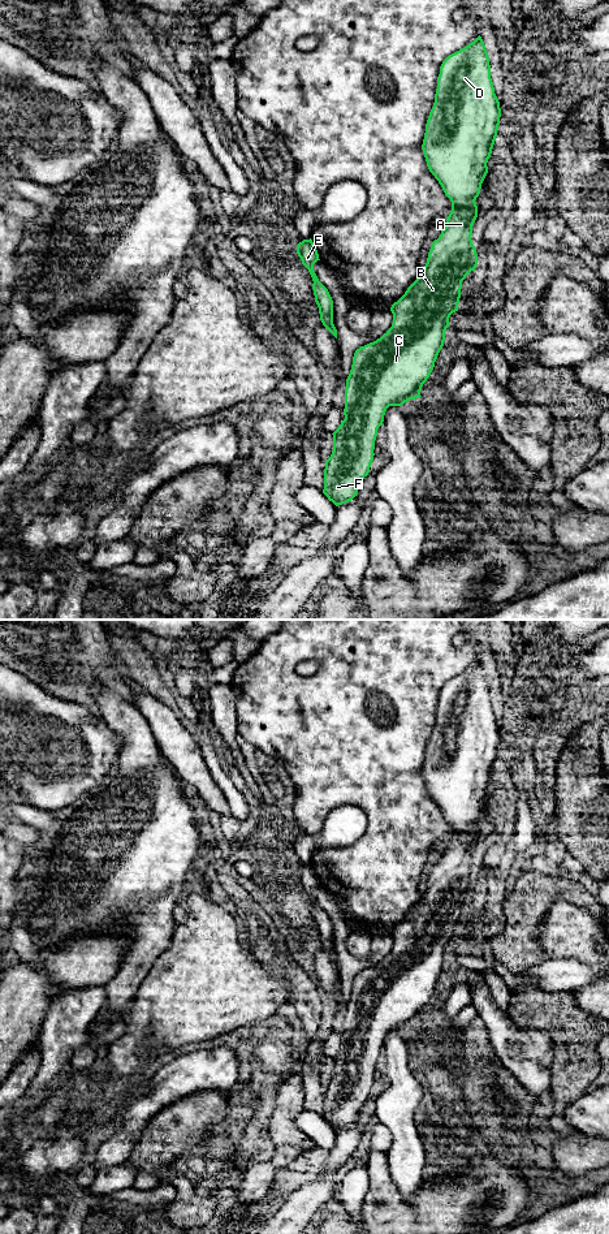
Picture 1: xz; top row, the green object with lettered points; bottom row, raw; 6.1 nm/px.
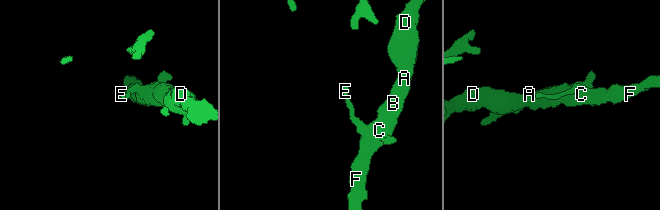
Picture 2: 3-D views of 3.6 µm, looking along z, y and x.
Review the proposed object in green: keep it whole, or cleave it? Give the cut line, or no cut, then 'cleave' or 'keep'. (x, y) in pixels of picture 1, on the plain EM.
no cut | keep

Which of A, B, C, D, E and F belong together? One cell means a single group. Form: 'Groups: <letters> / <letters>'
Groups: A B C D E F

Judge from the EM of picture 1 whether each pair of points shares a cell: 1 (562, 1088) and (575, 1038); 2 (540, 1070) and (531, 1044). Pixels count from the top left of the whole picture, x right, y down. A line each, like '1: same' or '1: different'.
1: same
2: same

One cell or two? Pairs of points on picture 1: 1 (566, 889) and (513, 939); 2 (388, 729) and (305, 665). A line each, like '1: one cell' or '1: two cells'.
1: one cell
2: two cells

